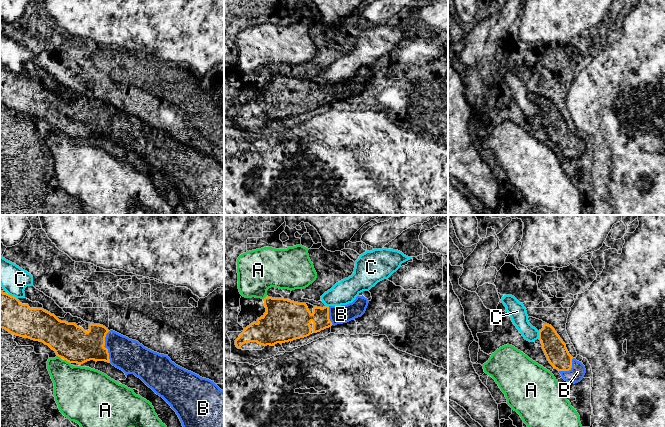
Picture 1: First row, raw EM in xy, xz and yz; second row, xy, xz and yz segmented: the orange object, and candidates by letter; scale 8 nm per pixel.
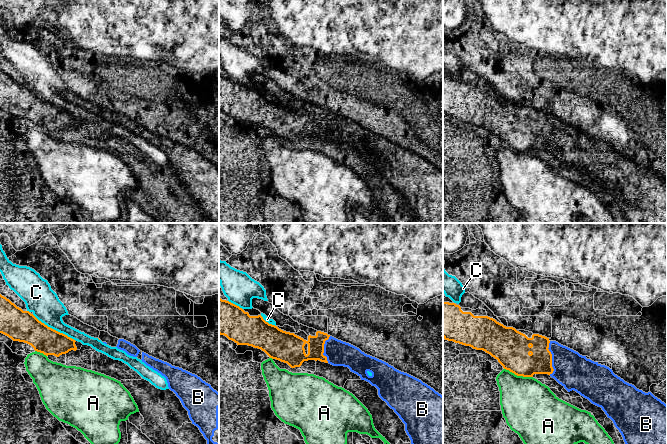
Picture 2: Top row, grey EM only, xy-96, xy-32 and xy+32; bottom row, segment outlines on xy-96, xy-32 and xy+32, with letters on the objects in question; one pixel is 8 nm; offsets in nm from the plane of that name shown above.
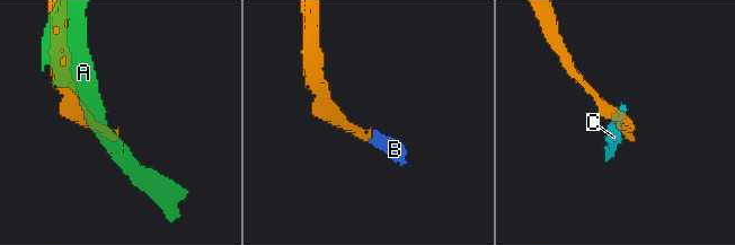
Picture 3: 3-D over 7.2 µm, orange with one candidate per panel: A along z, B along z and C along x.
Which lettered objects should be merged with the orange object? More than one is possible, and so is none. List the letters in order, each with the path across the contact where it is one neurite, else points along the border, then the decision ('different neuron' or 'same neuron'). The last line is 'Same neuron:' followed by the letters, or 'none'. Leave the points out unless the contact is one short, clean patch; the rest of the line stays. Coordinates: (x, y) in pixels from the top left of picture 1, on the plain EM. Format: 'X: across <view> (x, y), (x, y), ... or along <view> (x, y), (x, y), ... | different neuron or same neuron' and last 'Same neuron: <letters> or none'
A: along xy (64, 135), (69, 139) | different neuron
B: same neuron
C: along yz (538, 107), (539, 114) | different neuron
Same neuron: B

